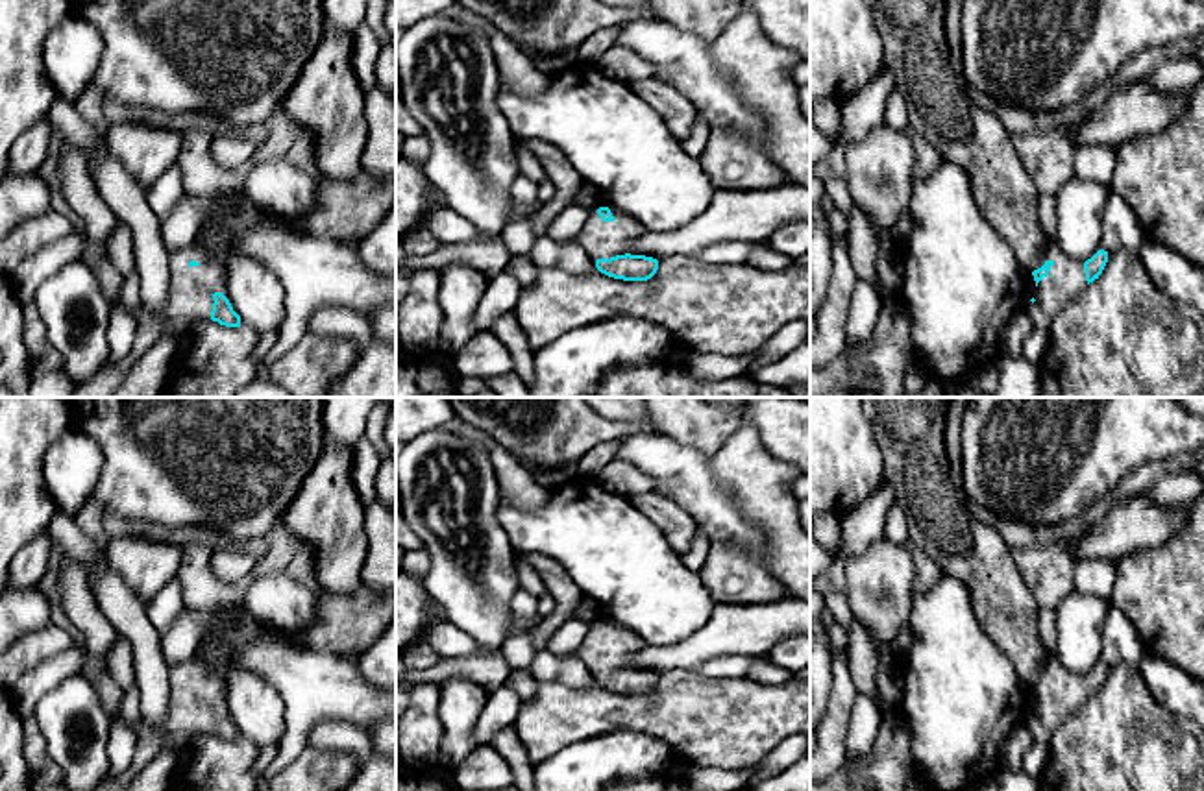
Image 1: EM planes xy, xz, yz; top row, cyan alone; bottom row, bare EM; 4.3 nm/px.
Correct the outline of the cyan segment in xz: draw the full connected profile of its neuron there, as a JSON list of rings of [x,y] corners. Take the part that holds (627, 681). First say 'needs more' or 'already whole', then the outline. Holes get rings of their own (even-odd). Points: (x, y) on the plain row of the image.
needs more; [[[597,619],[590,623],[590,628],[579,649],[573,651],[571,654],[564,654],[564,658],[575,656],[583,660],[584,665],[590,669],[590,673],[596,676],[596,682],[608,691],[623,693],[623,695],[647,695],[657,688],[658,675],[645,669],[631,669],[627,665],[629,658],[634,652],[642,651],[644,647],[645,641],[627,627],[616,621],[608,623]]]

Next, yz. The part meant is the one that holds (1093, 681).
needs more; [[[1049,656],[1039,680],[1028,693],[1025,724],[1034,743],[1049,745],[1054,732],[1089,697],[1099,693],[1108,665],[1099,663],[1086,676],[1069,673],[1056,656]]]

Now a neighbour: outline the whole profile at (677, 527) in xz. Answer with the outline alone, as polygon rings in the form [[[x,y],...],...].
[[[660,492],[633,495],[629,503],[662,532],[675,553],[690,549],[697,525],[677,503]]]

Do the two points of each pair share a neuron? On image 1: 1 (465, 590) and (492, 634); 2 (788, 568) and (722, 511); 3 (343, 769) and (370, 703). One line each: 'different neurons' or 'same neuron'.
1: same neuron
2: different neurons
3: different neurons

